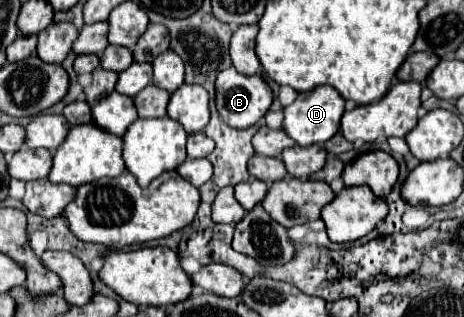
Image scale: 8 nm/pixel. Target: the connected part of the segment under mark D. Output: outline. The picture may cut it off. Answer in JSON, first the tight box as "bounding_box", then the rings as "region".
{"bounding_box":[284,87,344,147],"region":[[[316,87],[314,91],[298,93],[298,99],[284,107],[284,131],[302,147],[314,145],[314,143],[326,143],[330,137],[334,137],[340,129],[340,119],[344,113],[344,99],[334,87]]]}

